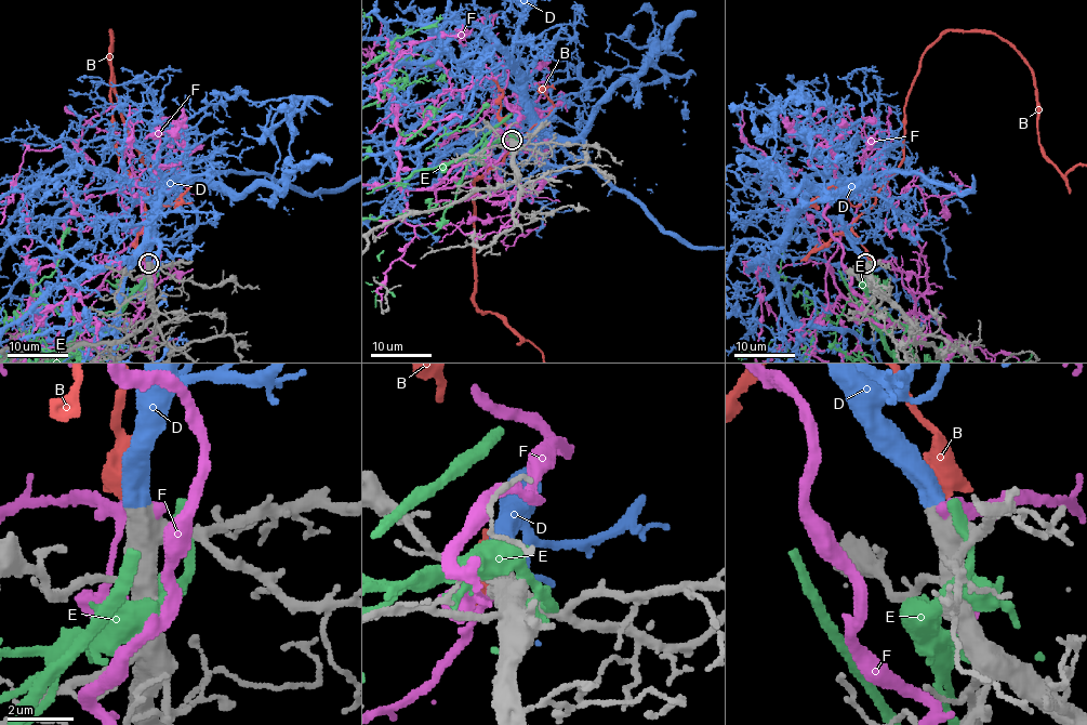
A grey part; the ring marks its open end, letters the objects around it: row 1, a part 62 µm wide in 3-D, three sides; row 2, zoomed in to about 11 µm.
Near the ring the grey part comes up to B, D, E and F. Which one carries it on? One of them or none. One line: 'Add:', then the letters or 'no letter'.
Add: D

